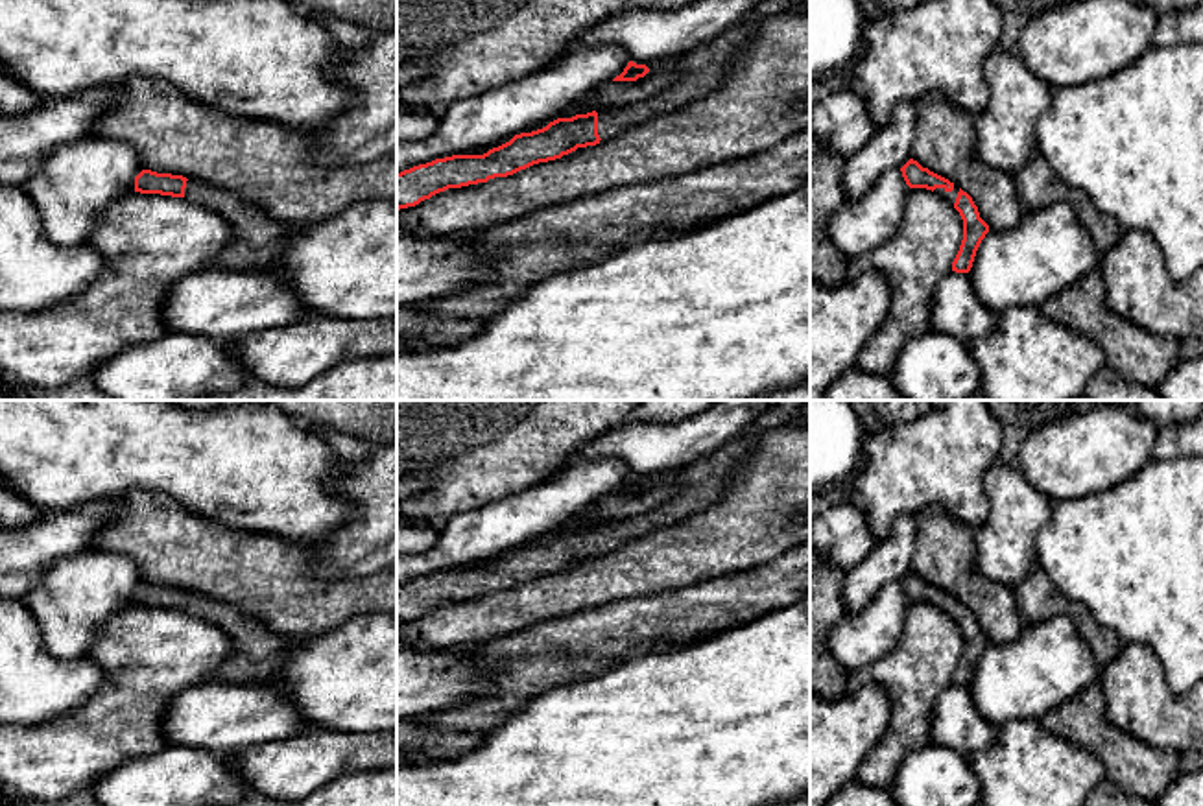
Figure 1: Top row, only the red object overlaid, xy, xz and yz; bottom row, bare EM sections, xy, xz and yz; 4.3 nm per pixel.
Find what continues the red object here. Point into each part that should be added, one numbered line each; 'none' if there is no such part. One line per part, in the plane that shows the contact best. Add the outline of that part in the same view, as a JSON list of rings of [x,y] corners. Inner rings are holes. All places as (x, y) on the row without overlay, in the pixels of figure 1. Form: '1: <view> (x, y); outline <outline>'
1: xz (702, 484); outline [[[777,400],[760,413],[749,428],[720,450],[681,470],[679,491],[672,500],[631,518],[600,524],[600,551],[614,551],[633,539],[677,524],[716,504],[723,496],[729,478],[736,474],[744,461],[747,461],[758,435],[795,422],[803,406],[804,400]]]

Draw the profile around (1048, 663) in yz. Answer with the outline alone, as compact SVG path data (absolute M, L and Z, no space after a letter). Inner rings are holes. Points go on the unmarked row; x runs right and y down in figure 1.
M1059 614L1022 625L1011 642L989 642L969 690L976 710L1000 729L1011 719L1041 719L1100 673L1074 622Z

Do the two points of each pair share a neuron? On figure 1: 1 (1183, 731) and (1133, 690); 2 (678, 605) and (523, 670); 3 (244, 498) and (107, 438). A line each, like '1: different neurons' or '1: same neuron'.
1: same neuron
2: same neuron
3: same neuron

